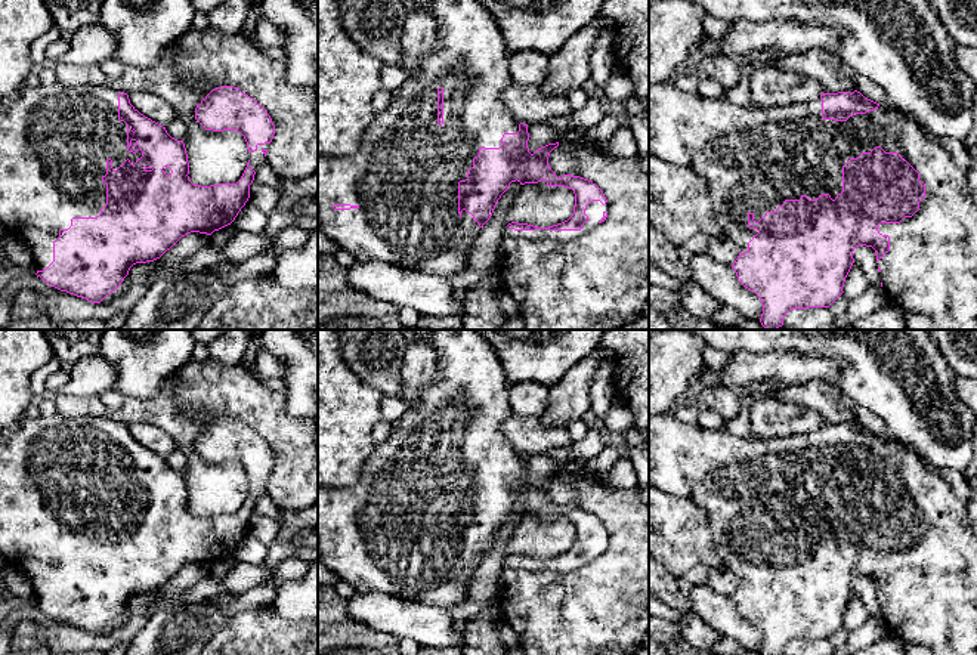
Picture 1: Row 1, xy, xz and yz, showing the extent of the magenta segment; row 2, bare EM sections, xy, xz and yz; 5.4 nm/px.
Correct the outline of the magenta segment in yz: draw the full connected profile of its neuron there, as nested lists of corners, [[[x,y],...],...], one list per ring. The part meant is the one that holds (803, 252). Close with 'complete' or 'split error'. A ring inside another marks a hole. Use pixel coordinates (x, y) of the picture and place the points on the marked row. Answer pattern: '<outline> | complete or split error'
[[[673,81],[649,87],[649,154],[662,161],[692,169],[708,183],[715,217],[724,232],[739,247],[732,265],[738,281],[755,293],[763,305],[760,318],[766,330],[777,330],[791,309],[829,308],[844,291],[845,278],[854,263],[853,251],[859,245],[875,250],[881,287],[891,305],[905,313],[924,313],[931,318],[934,330],[977,330],[977,204],[970,194],[968,177],[952,160],[947,149],[927,138],[916,121],[900,111],[888,111],[865,98],[857,90],[823,93],[806,103],[742,108],[724,98],[707,99],[696,93],[681,92]]] | split error

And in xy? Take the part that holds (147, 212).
[[[109,84],[22,86],[16,99],[0,102],[0,222],[30,247],[35,275],[61,291],[101,303],[133,265],[160,259],[191,232],[211,235],[231,225],[250,198],[256,172],[247,164],[236,183],[210,186],[194,185],[188,174],[183,140],[171,138],[140,114],[127,93]]] | split error

